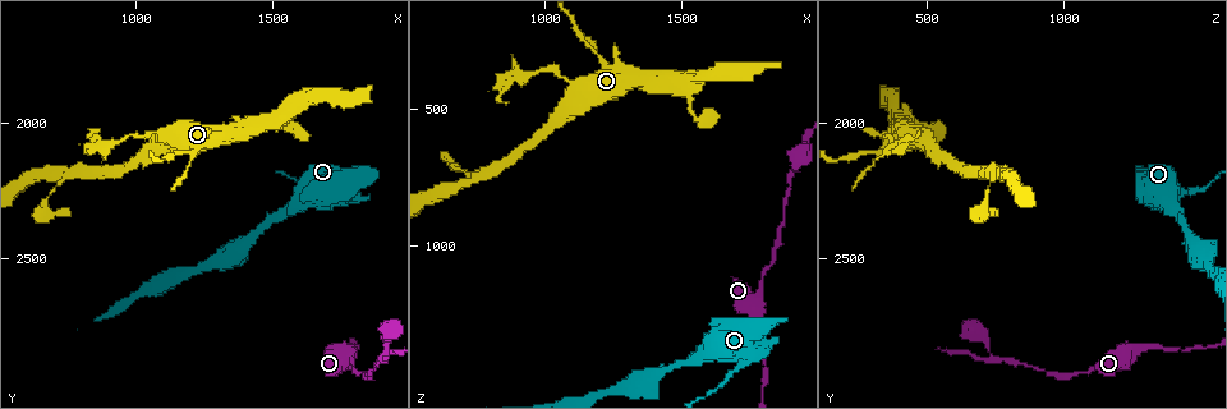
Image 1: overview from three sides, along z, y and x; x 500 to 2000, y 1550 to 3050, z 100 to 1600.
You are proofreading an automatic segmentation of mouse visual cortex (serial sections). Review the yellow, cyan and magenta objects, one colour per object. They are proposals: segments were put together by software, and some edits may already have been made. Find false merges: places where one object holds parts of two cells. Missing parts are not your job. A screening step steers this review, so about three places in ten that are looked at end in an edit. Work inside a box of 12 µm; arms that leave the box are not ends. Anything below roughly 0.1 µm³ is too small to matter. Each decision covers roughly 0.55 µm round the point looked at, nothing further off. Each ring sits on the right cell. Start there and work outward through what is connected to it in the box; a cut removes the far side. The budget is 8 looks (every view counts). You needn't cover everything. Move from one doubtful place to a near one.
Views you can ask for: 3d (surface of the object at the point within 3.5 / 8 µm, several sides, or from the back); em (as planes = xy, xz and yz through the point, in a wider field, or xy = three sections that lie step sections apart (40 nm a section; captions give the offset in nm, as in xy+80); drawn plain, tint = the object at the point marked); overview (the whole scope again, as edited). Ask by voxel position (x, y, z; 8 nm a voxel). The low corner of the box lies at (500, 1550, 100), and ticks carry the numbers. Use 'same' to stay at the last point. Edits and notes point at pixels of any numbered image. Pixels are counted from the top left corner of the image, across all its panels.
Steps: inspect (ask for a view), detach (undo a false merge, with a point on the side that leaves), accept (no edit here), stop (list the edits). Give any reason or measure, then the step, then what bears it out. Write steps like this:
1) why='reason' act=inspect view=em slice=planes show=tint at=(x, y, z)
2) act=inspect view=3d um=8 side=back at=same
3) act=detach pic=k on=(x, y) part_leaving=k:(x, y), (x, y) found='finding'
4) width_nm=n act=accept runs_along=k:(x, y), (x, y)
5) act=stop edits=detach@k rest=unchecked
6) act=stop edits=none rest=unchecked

why='a narrow waist' act=inspect view=3d um=3.5 side=back at=(1030, 2050, 370)

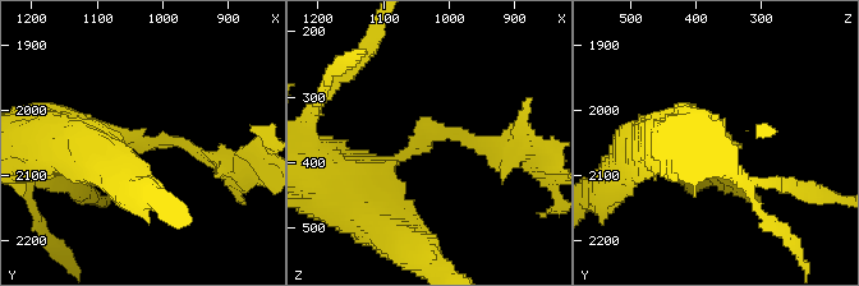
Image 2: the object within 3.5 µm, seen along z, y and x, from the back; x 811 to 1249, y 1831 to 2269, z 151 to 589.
act=inspect view=em slice=xy step=3 show=tint at=(1045, 2040, 380)

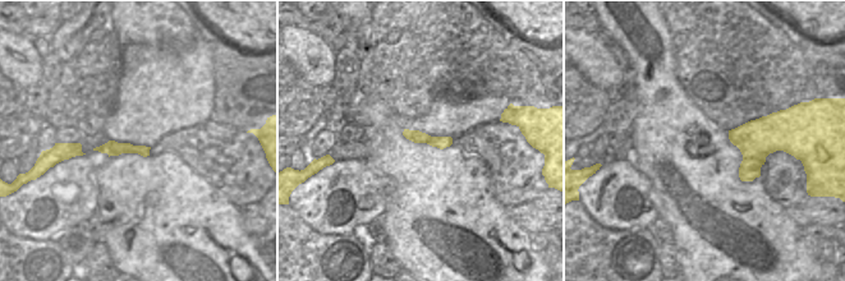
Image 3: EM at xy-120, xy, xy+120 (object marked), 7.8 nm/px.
width_nm=100 act=detach pic=2 on=(170, 139) part_leaving=2:(131, 135), (237, 158) found='two cells meet here'

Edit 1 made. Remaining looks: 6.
act=inspect view=3d um=3.5 at=(680, 2280, 720)

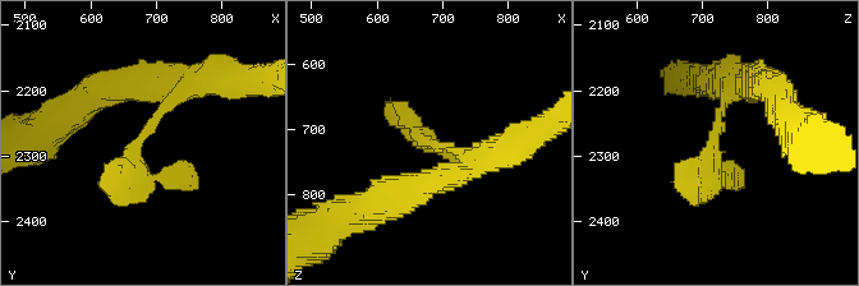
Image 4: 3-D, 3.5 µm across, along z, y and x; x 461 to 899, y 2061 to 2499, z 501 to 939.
act=inspect view=em slice=xy step=3 show=plain at=(670, 2280, 715)

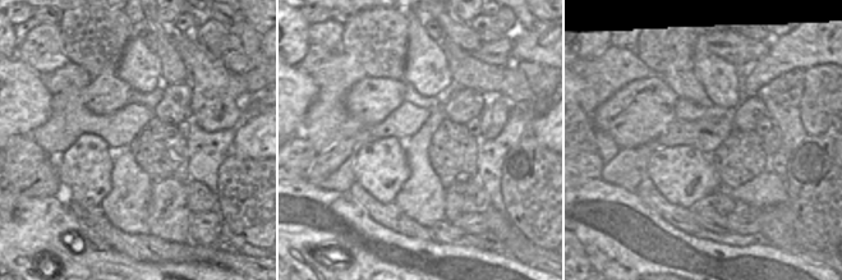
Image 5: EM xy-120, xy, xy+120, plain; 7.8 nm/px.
act=inspect view=em slice=xy step=3 show=tint at=same

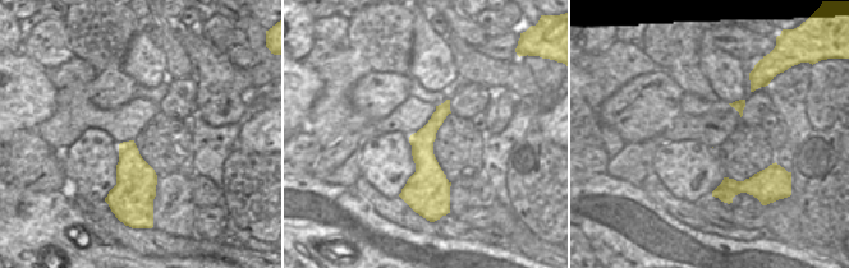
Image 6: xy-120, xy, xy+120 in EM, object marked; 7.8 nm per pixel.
act=accept runs_along=6:(446, 105), (425, 137), (416, 200) found='one cell here'

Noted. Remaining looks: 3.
why='sharp bend' act=inspect view=3d um=8 side=back at=(1720, 2270, 1450)

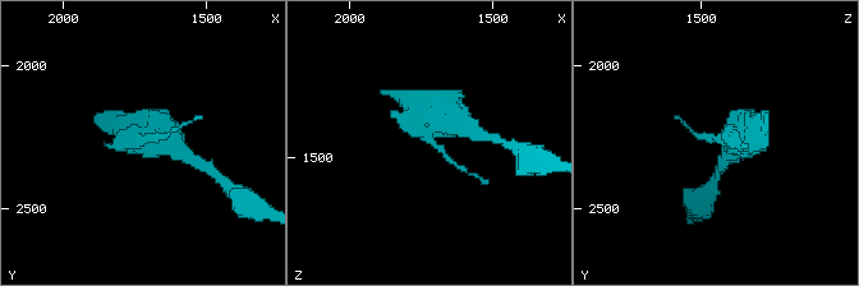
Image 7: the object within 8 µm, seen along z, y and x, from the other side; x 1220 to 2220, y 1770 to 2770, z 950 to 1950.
why='need the tissue' act=inspect view=em slice=xy step=5 show=tint at=(1720, 2260, 1450)

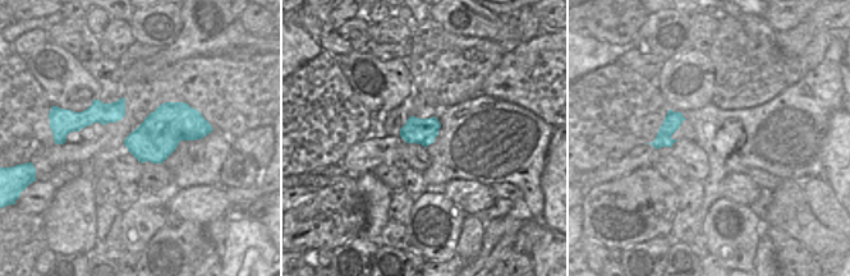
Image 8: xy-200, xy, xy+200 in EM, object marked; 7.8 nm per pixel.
act=detach pic=7 on=(703, 137) found='two cells meet here'

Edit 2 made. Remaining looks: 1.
act=stop edits=detach@2,detach@7 rest=unchecked

